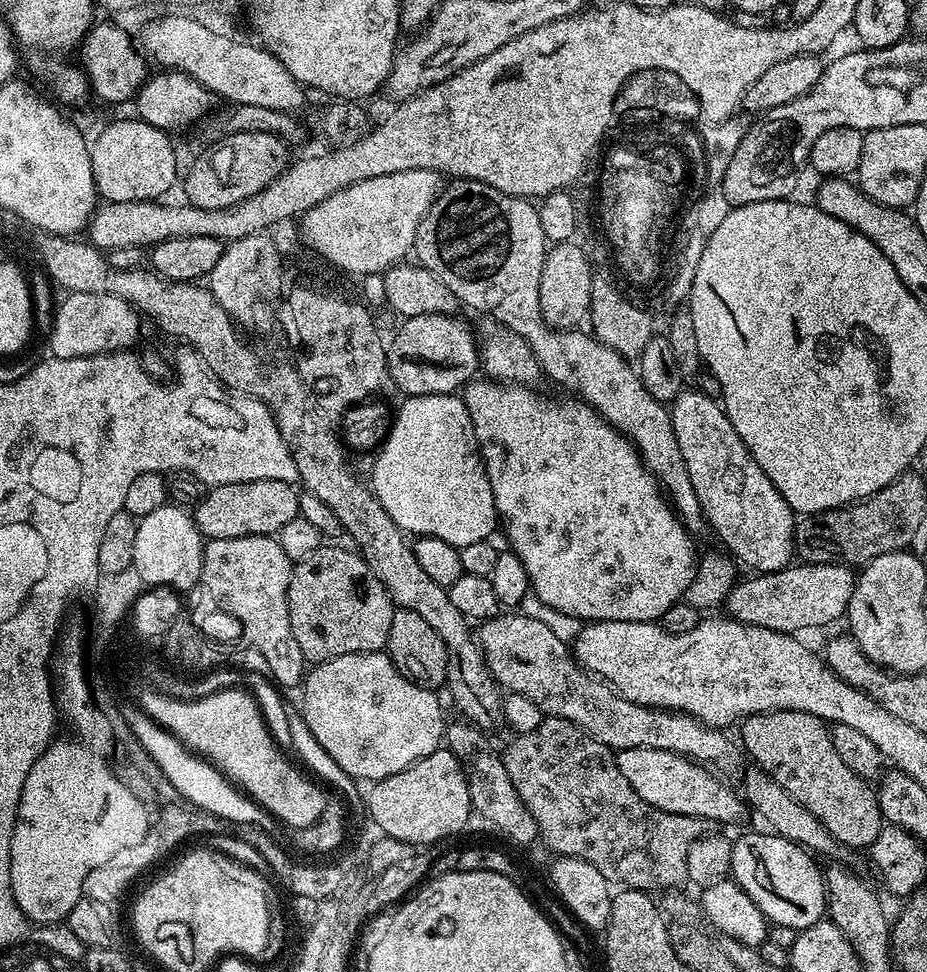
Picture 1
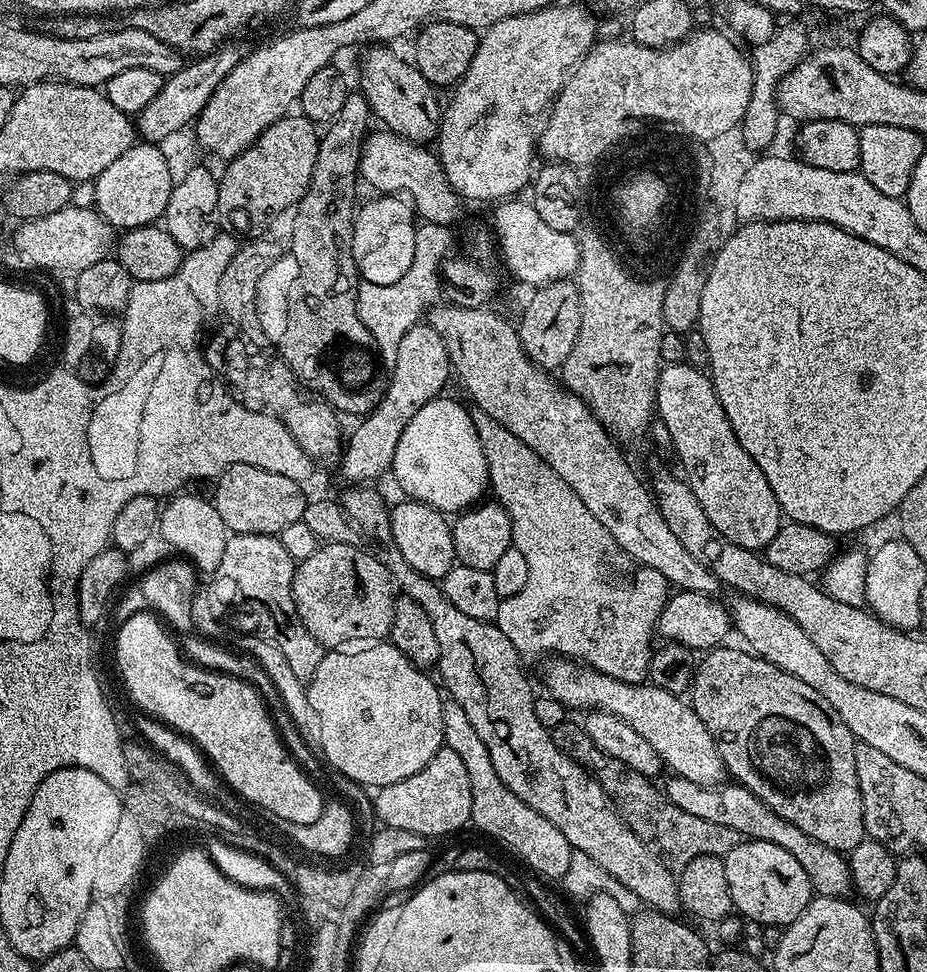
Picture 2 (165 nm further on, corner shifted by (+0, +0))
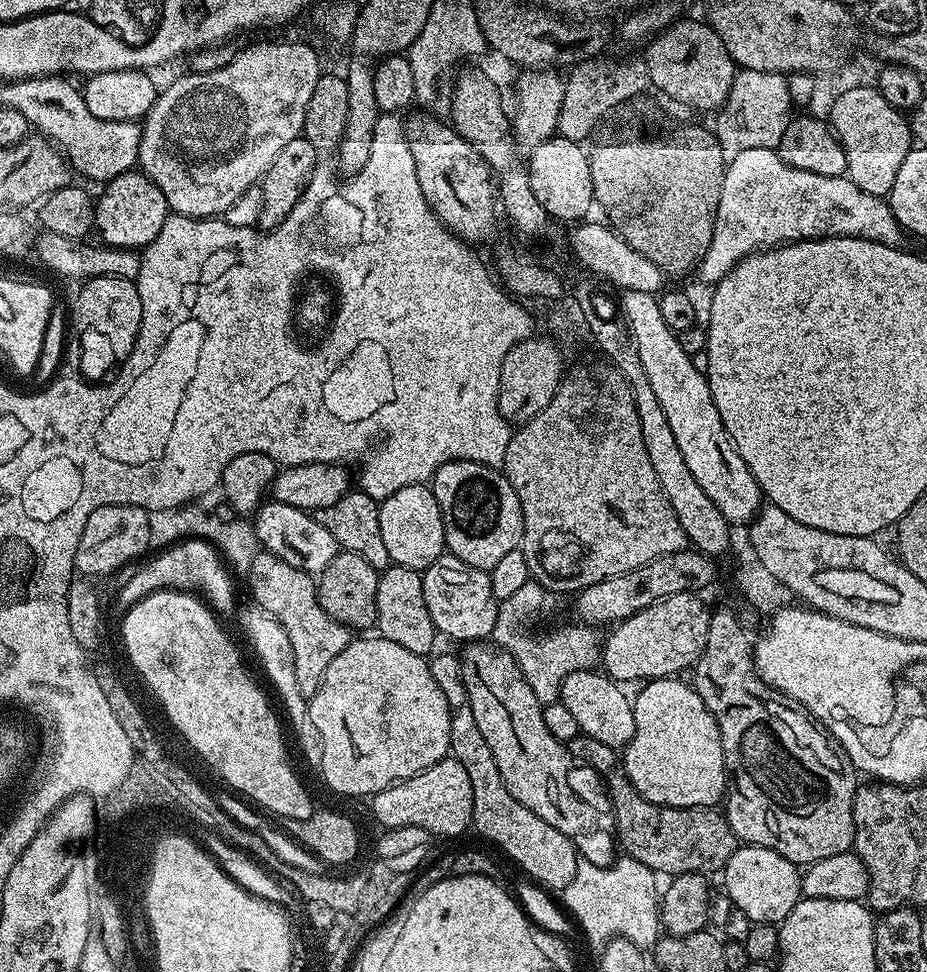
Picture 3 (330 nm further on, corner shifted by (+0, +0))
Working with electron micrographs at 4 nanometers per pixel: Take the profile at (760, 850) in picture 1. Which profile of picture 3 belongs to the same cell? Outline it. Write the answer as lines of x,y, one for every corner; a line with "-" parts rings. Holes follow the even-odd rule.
757,844
737,847
722,869
723,891
753,924
783,924
802,898
802,872
782,854

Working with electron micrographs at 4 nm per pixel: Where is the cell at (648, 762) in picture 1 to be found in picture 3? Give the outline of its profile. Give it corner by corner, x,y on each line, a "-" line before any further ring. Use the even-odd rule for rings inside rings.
578,670
574,674
566,674
560,687
559,703
570,710
583,735
602,742
610,749
623,750
630,738
634,738
634,710
630,696
620,688
623,687
603,671

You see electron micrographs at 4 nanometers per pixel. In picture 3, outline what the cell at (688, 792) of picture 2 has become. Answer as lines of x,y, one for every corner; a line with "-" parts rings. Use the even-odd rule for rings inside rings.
684,678
650,680
641,688
644,689
632,700
634,738
622,750
624,775
642,798
658,806
715,809
726,795
728,774
724,770
724,751
714,714
710,714
706,702

